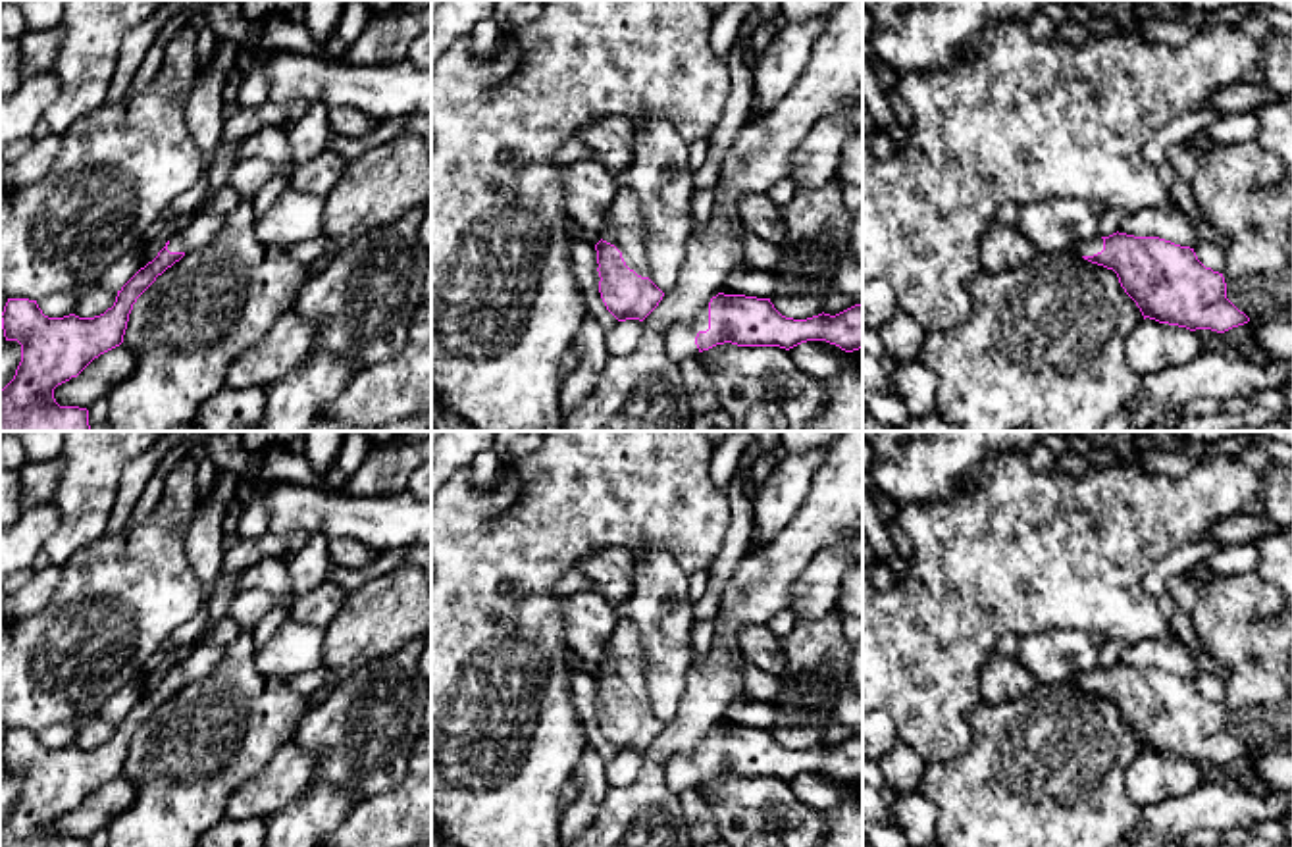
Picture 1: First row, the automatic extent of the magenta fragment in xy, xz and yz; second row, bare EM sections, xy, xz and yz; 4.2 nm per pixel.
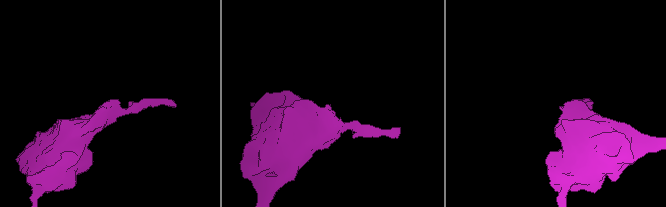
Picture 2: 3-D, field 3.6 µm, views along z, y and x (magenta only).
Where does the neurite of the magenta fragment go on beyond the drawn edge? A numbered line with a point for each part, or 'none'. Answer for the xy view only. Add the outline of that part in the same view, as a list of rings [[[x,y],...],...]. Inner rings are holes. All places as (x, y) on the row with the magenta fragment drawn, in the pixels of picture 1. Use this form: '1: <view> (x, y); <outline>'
1: xy (205, 226); [[[208,208],[194,214],[193,221],[177,231],[168,244],[169,252],[191,252],[204,248],[221,229],[223,218],[216,216]]]

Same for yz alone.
1: yz (1092, 247); [[[1098,235],[1094,237],[1092,241],[1084,241],[1084,243],[1078,243],[1074,246],[1074,250],[1080,254],[1080,256],[1094,256],[1098,252],[1103,250],[1103,239]]]

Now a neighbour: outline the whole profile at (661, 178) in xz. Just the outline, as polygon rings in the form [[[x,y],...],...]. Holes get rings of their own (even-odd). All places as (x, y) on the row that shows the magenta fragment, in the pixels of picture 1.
[[[633,117],[633,162],[618,175],[616,187],[635,192],[643,216],[643,246],[647,258],[647,277],[662,291],[674,289],[685,262],[685,244],[701,227],[691,218],[693,169],[687,164],[687,142],[674,125],[657,117]]]

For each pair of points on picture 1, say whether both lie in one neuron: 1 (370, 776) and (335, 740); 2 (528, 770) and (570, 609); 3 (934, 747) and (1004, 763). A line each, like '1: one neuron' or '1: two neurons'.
1: one neuron
2: two neurons
3: two neurons

